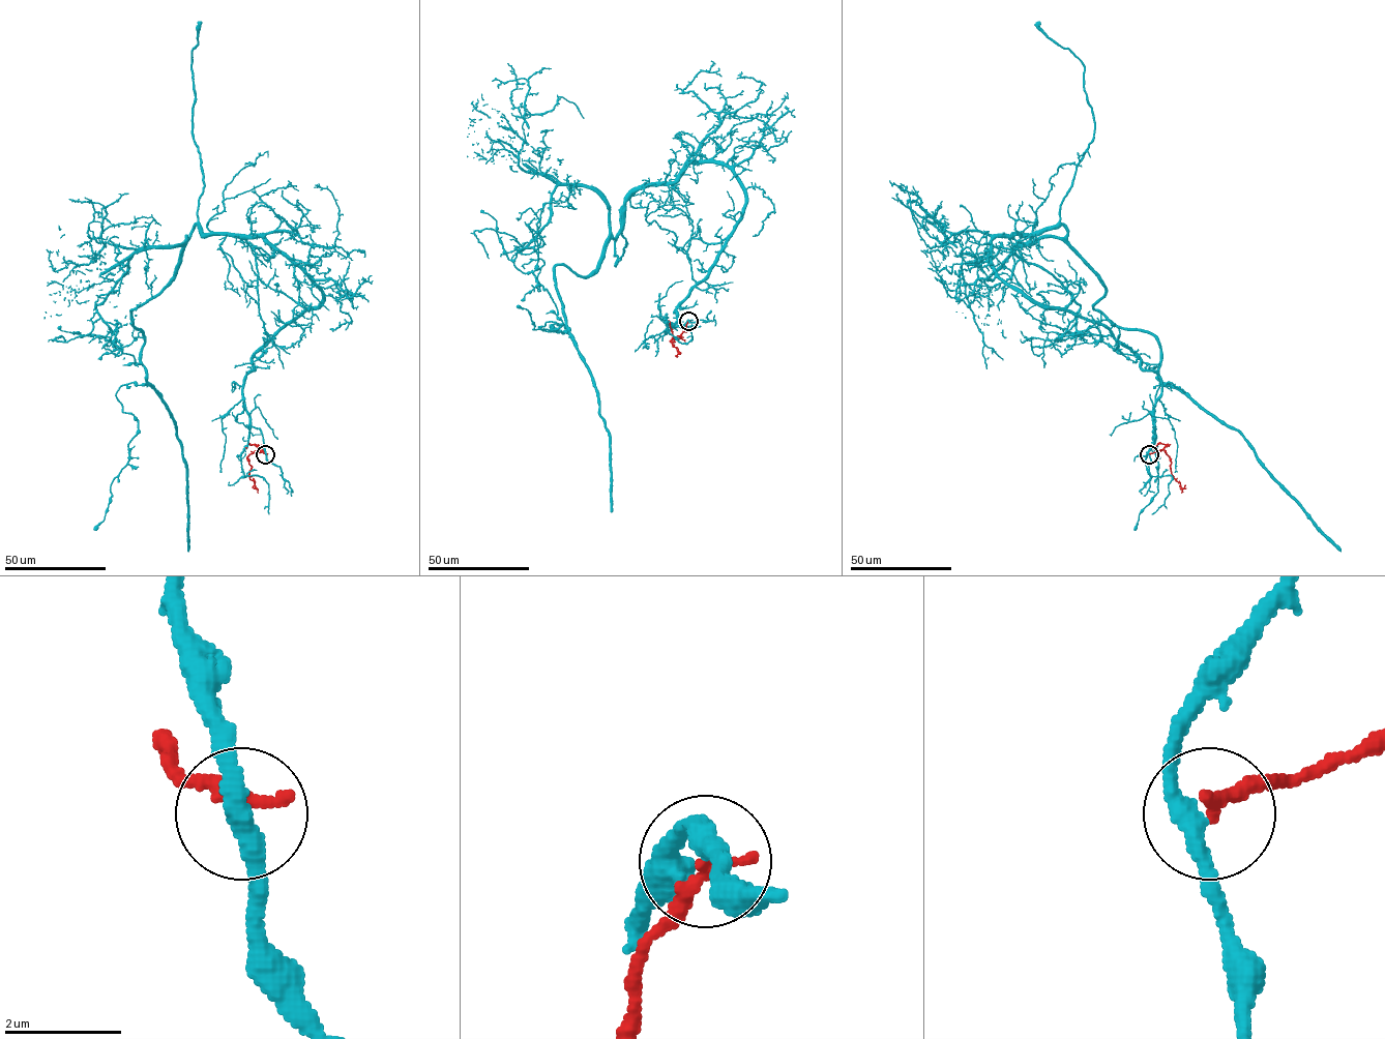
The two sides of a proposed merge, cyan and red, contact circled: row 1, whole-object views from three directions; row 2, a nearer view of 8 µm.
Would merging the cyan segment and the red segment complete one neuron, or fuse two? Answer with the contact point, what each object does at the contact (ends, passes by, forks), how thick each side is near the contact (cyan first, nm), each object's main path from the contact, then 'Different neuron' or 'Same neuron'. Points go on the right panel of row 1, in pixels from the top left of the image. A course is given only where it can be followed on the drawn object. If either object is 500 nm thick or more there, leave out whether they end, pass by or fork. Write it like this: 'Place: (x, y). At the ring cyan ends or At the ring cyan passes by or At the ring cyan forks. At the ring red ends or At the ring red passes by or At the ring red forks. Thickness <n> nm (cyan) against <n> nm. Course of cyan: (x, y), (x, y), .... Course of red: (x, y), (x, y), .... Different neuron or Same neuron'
Place: (1149, 454). At the ring cyan passes by. At the ring red ends. Thickness 320 nm (cyan) against 280 nm. Course of cyan: (1150, 454), (1161, 380), (1009, 287), (993, 238), (1063, 225), (1093, 307), (1150, 332), (1158, 378), (1341, 552). Course of red: (1150, 454), (1164, 449), (1169, 456), (1172, 475), (1182, 488), (1184, 485). Different neuron

